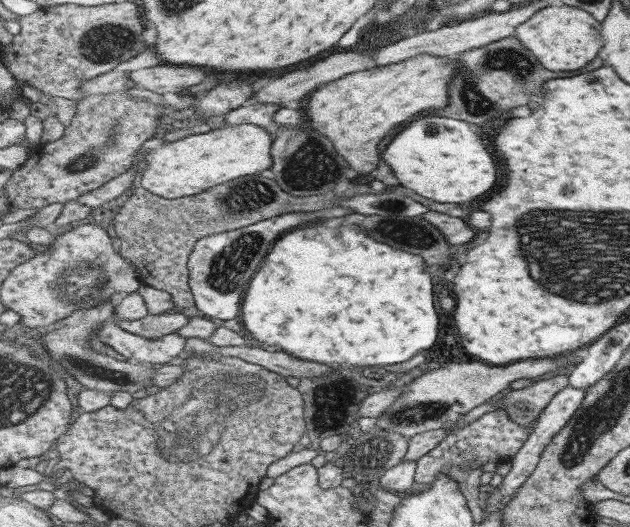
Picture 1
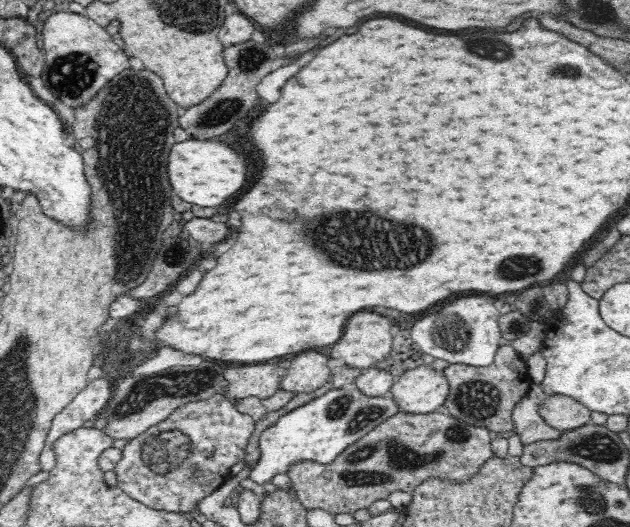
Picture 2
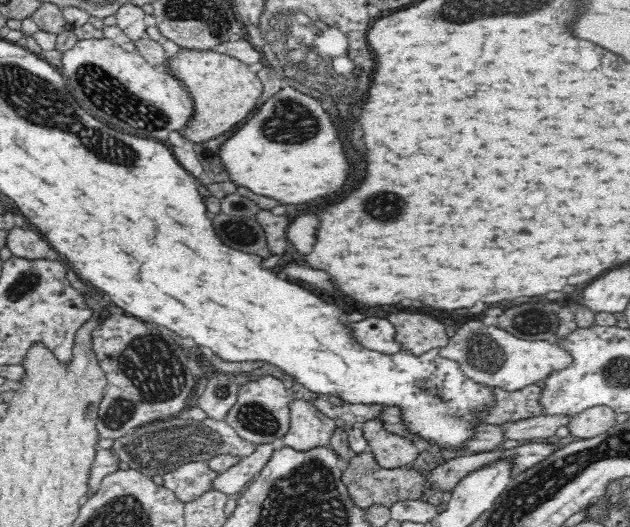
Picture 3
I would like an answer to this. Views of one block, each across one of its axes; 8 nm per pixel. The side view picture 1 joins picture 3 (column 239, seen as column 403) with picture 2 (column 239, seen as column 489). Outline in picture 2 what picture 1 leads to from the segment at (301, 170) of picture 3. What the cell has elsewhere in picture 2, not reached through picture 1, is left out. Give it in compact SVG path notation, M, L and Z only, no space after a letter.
M186 140L172 146L168 174L174 192L182 200L198 206L218 206L248 188L252 180L252 176L248 176L252 170L250 164L252 160L248 156L242 156L242 152L220 140Z

